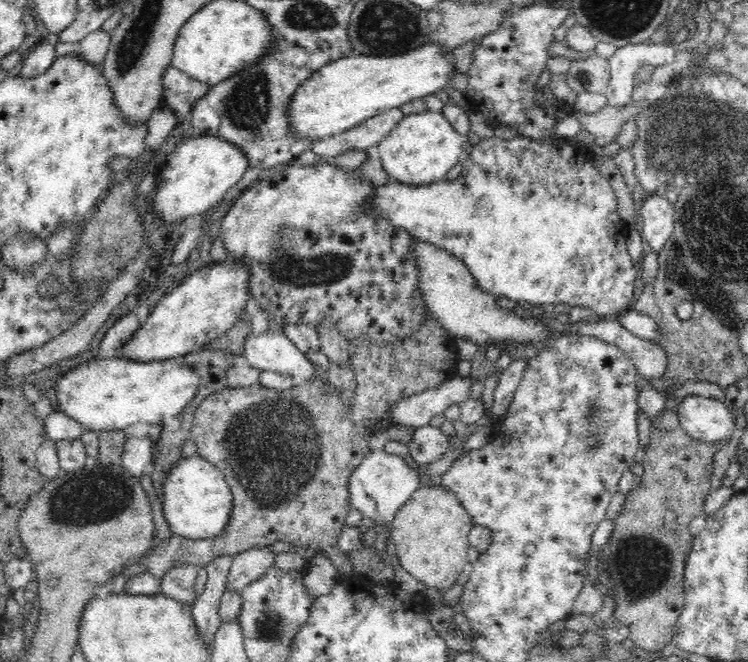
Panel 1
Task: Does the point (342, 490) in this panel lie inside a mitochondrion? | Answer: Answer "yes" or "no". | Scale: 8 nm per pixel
no

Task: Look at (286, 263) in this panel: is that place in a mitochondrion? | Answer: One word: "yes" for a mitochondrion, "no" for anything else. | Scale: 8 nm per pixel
yes

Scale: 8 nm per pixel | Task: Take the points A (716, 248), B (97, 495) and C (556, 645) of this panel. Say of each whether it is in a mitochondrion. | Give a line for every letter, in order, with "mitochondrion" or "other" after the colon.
A: mitochondrion
B: mitochondrion
C: other

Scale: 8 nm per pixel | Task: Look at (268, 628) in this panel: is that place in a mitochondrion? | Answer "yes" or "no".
yes

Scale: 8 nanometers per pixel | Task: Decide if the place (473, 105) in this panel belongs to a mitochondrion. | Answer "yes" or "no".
no

